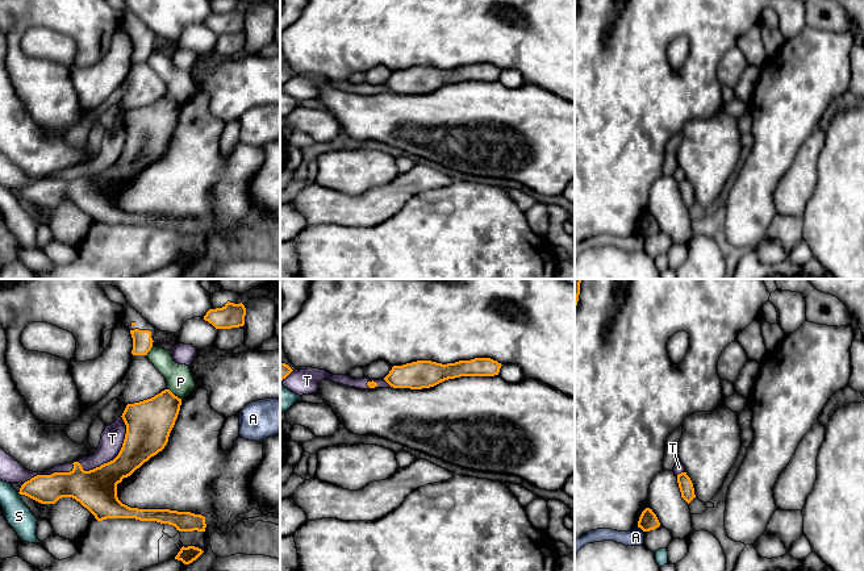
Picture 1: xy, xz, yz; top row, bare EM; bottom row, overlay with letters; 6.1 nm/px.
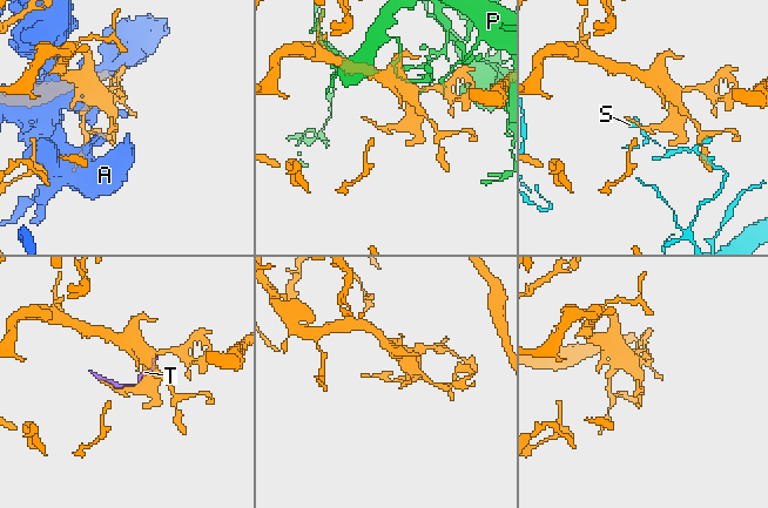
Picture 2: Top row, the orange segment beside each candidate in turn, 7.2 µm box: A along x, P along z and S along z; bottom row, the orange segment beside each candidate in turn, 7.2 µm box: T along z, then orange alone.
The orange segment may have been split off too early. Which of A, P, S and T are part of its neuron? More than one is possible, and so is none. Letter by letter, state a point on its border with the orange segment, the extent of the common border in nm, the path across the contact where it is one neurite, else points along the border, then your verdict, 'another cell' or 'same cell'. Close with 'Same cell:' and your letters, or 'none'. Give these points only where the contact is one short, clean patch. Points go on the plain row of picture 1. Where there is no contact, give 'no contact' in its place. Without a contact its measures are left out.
A: meets orange in yz at (641, 233); contact 50 nm long; another cell
P: meets orange in xy at (174, 100); contact 120 nm long; another cell
S: no contact; another cell
T: meets orange in xy at (120, 157); contact 420 nm long; same cell
Same cell: T

